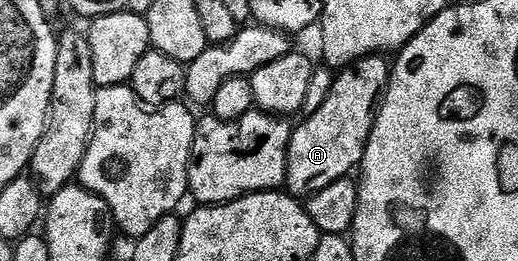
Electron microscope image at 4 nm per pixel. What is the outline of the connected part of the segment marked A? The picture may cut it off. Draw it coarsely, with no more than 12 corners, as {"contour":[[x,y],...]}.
{"contour":[[367,56],[291,134],[286,191],[310,198],[352,175],[389,83]]}

